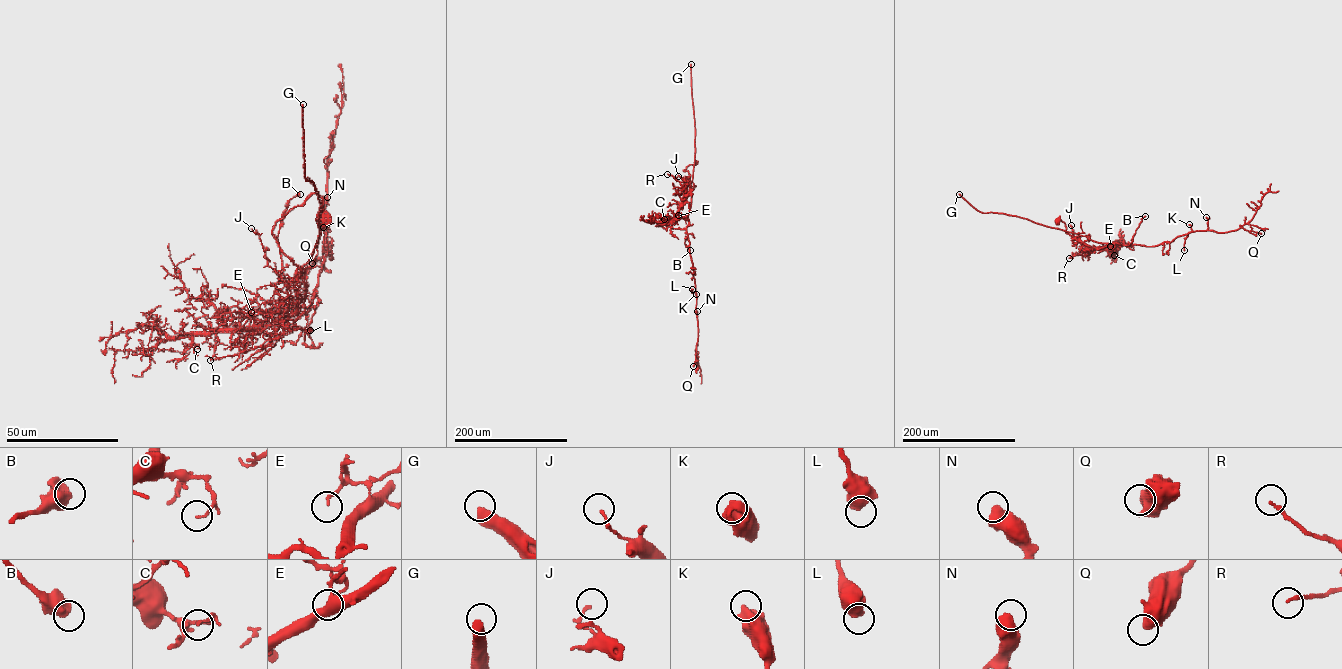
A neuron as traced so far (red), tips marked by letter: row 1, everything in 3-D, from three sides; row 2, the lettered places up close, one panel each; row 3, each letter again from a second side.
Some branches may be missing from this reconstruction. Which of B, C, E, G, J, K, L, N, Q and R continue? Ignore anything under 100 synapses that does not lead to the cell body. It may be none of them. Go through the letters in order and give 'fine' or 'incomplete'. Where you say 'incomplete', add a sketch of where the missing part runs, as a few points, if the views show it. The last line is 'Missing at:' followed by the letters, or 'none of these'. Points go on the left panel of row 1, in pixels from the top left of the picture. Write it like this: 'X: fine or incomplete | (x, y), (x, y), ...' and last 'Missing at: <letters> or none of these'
B: fine
C: fine
E: fine
G: incomplete
J: fine
K: fine
L: fine
N: fine
Q: fine
R: fine
Missing at: G

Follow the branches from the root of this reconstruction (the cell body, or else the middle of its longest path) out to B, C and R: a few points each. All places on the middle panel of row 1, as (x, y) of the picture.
B: (696, 162), (683, 170), (690, 175), (691, 202), (684, 243), (690, 250)
C: (696, 162), (683, 170), (690, 175), (688, 195), (673, 217), (664, 219)
R: (696, 162), (683, 170), (690, 175), (687, 196), (687, 192), (680, 183), (667, 174)

